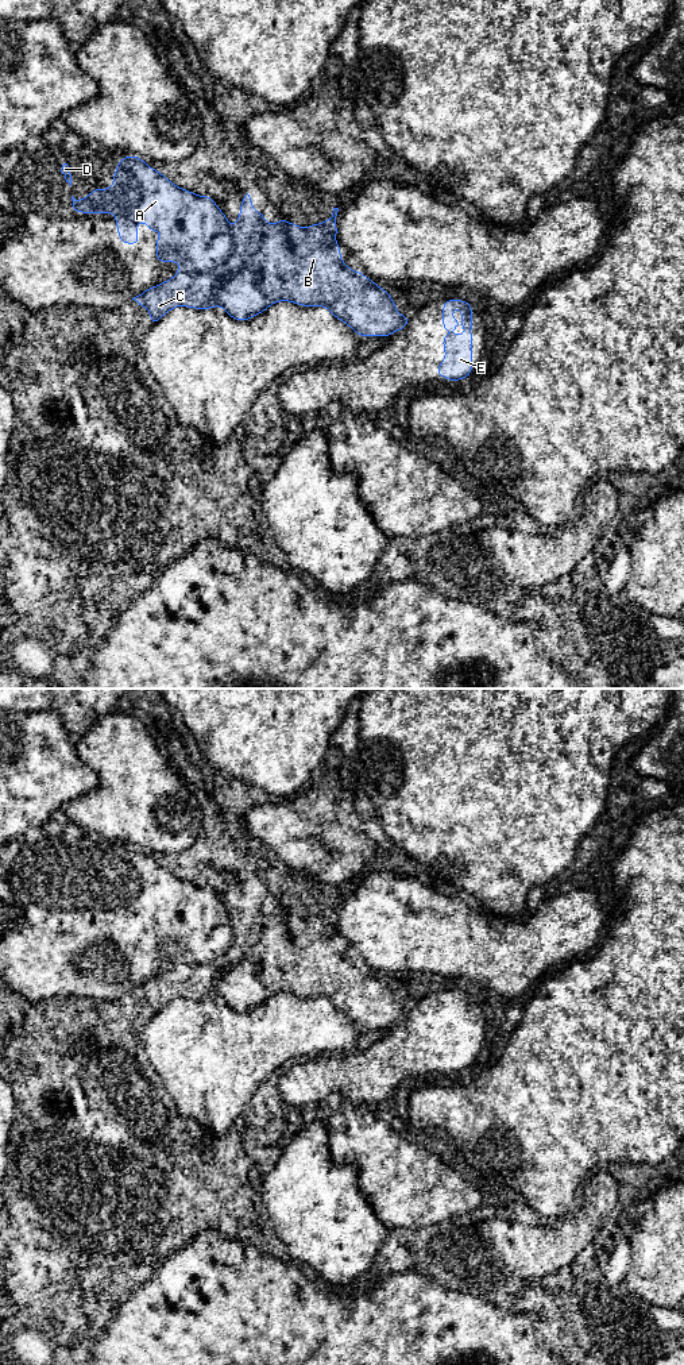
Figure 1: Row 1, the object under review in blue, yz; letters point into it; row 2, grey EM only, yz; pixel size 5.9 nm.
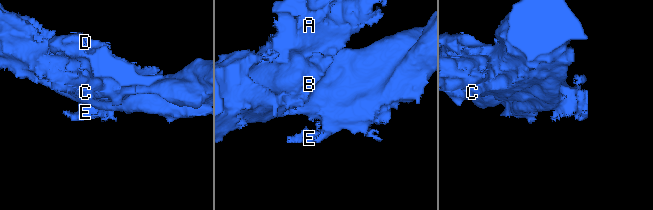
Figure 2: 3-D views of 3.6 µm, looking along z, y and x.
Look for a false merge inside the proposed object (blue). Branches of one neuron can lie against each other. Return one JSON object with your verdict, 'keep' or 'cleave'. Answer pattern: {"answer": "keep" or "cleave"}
{"answer": "cleave"}

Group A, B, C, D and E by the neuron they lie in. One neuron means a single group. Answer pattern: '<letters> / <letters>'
A C D / B E

